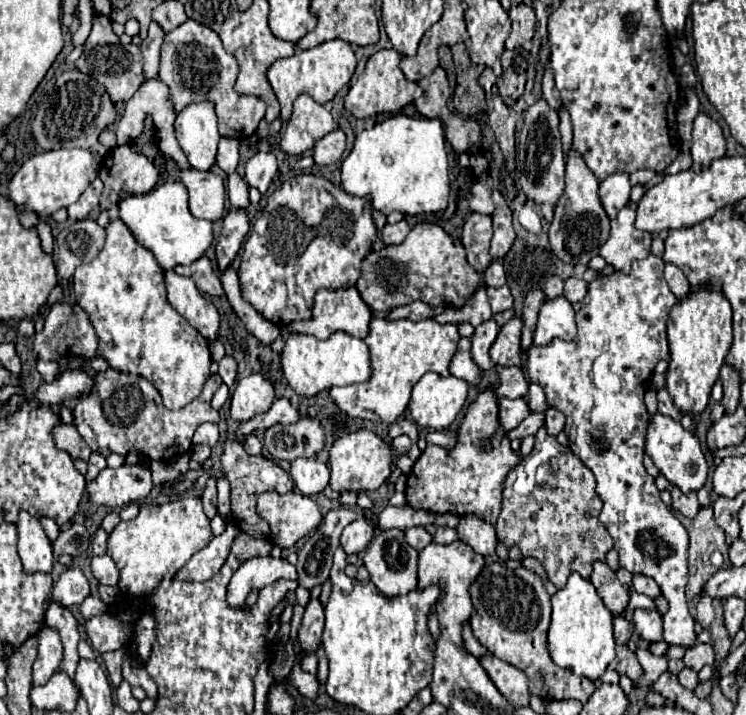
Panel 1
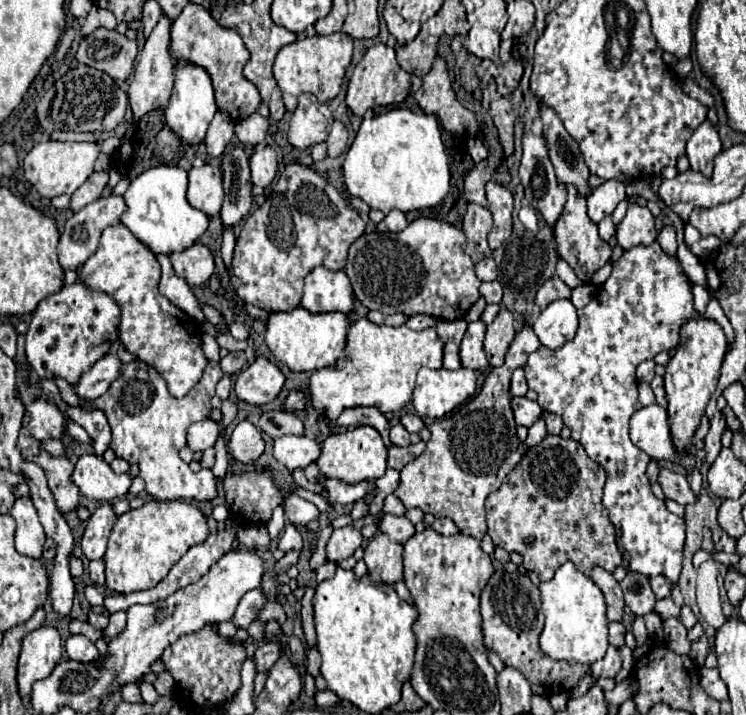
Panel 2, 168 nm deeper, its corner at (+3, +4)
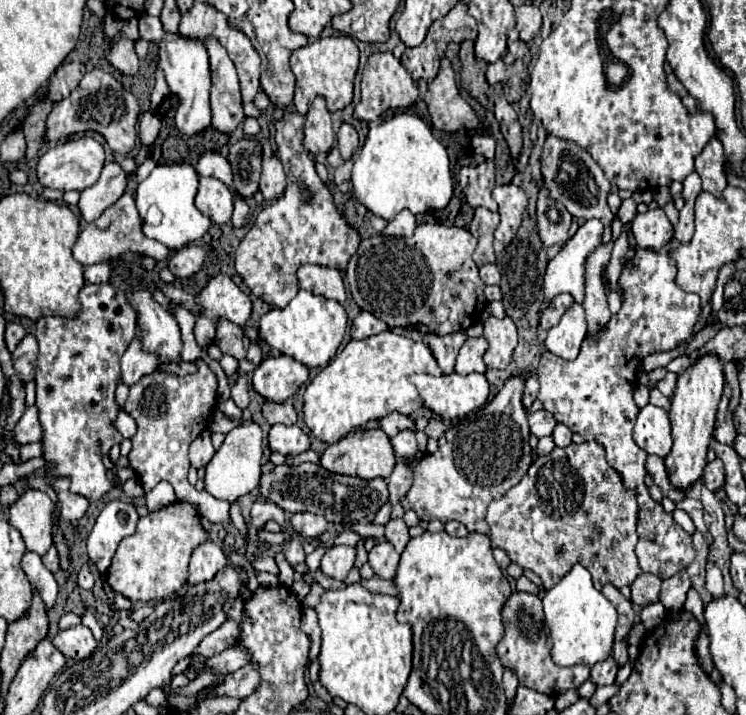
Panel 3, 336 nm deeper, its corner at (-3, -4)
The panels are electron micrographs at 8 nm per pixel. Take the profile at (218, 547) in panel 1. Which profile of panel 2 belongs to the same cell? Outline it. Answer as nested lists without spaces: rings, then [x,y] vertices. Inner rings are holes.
[[[228,519],[224,531],[218,531],[218,533],[210,535],[204,543],[190,547],[188,553],[170,569],[170,573],[168,573],[156,587],[146,589],[146,591],[138,591],[138,593],[128,593],[128,595],[108,595],[108,597],[104,597],[104,609],[106,609],[108,613],[114,613],[114,611],[126,611],[130,605],[136,605],[136,603],[140,603],[140,605],[156,603],[156,601],[166,599],[168,595],[172,595],[172,591],[178,591],[180,587],[186,587],[186,585],[192,585],[192,583],[200,581],[200,579],[210,571],[210,567],[216,565],[216,559],[224,557],[224,555],[232,549],[232,543],[234,543],[234,539],[236,539],[236,531],[238,531],[238,525]]]

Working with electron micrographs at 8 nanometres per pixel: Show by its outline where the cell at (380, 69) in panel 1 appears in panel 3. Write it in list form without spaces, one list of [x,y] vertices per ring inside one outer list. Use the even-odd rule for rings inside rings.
[[[374,53],[368,59],[368,65],[362,75],[362,101],[354,109],[358,121],[374,121],[386,109],[406,109],[418,99],[418,83],[402,67],[402,63],[392,53]]]

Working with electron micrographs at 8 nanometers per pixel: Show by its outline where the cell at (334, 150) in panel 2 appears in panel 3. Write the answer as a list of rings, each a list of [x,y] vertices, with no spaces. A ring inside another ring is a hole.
[[[342,123],[342,127],[338,129],[338,149],[342,153],[342,159],[350,159],[352,153],[358,149],[358,133],[352,125]]]

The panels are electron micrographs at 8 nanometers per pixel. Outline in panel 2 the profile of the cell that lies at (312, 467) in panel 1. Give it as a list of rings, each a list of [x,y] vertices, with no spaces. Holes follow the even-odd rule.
[[[286,435],[280,439],[274,439],[274,457],[290,471],[306,469],[310,463],[318,461],[320,445],[306,435],[302,437]]]

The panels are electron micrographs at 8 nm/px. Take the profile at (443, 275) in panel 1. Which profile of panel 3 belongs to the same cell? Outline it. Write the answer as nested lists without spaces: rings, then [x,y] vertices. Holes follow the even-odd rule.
[[[418,225],[412,237],[368,237],[360,243],[358,251],[350,257],[350,263],[346,267],[350,293],[362,311],[370,311],[390,327],[414,327],[422,333],[436,335],[448,335],[462,329],[466,331],[470,325],[478,323],[488,303],[484,297],[486,285],[478,277],[478,267],[472,261],[476,243],[478,241],[470,235],[468,229],[448,225]]]

